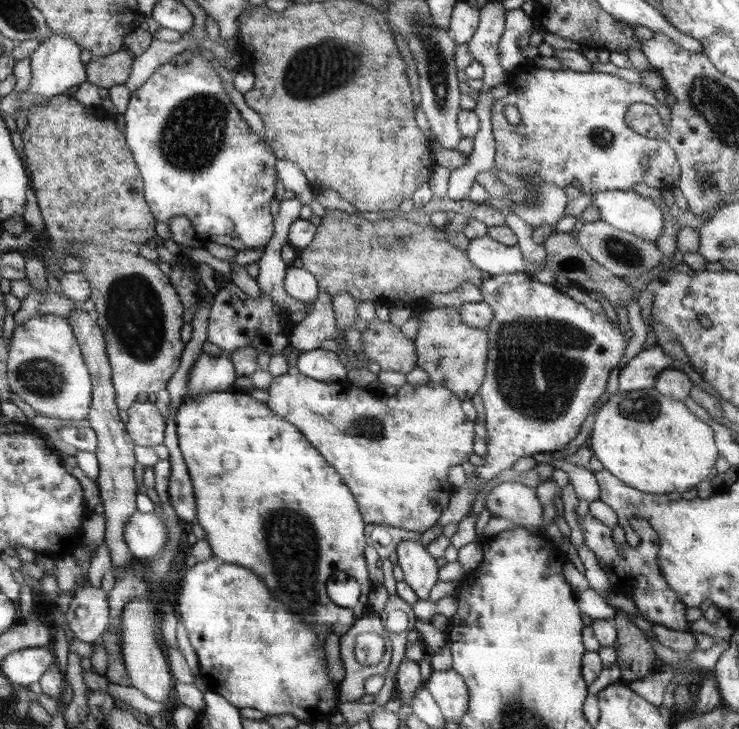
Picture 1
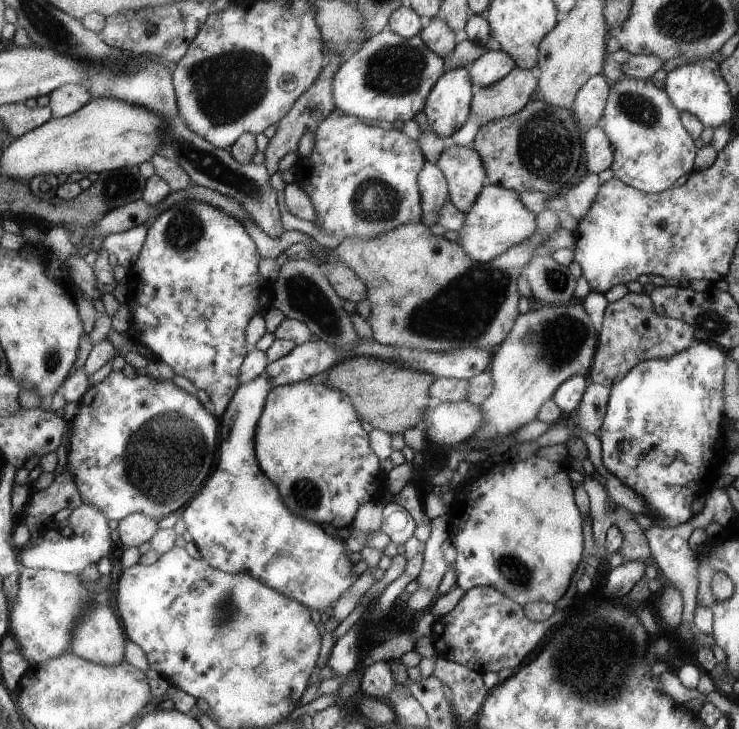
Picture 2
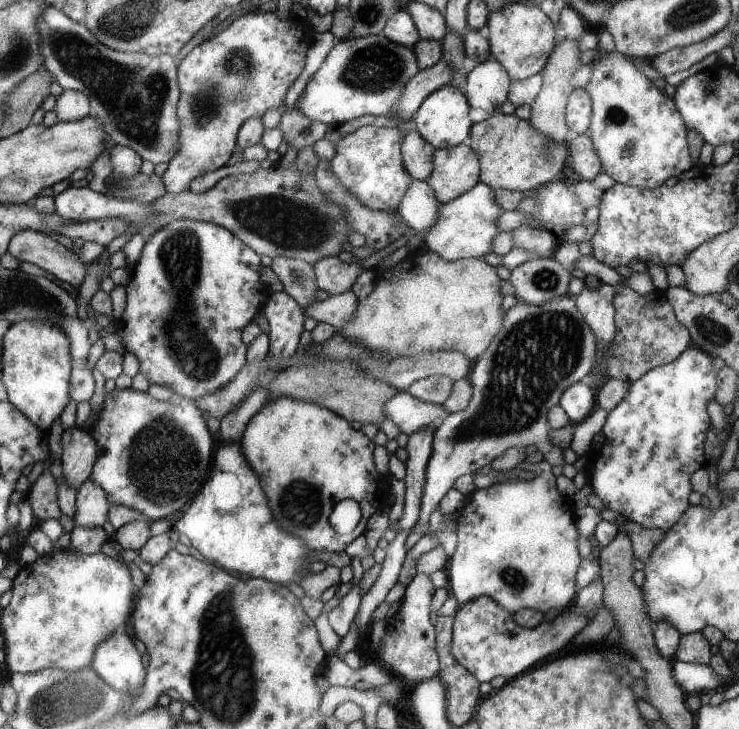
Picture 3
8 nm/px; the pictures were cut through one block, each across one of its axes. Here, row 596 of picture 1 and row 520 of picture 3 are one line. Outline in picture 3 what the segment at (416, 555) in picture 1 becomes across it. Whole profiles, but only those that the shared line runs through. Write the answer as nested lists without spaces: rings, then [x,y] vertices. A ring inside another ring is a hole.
[[[570,294],[554,298],[540,306],[525,305],[522,302],[510,308],[505,313],[505,321],[501,333],[493,339],[492,345],[473,362],[468,376],[472,386],[470,403],[462,412],[448,415],[438,426],[433,436],[433,448],[426,466],[426,482],[422,488],[420,500],[420,515],[416,526],[410,530],[406,540],[408,550],[416,542],[430,532],[429,520],[432,512],[439,507],[439,503],[454,487],[456,480],[462,475],[474,475],[484,466],[491,464],[512,447],[534,446],[544,456],[544,461],[562,466],[566,463],[563,452],[553,446],[549,426],[549,411],[559,405],[561,396],[570,386],[580,382],[596,364],[596,338],[590,326],[586,324],[582,314],[575,304],[576,298]]]

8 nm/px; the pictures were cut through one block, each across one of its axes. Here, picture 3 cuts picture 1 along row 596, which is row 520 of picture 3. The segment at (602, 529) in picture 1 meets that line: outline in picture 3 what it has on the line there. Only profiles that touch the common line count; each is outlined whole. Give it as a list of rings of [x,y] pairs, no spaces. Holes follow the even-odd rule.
[[[694,345],[689,347],[673,362],[649,370],[640,380],[636,380],[630,385],[628,394],[624,396],[624,400],[622,400],[618,407],[610,411],[604,427],[601,429],[602,434],[604,434],[604,437],[607,439],[589,458],[591,464],[594,466],[594,474],[592,474],[592,477],[589,480],[590,486],[593,493],[598,496],[606,508],[612,509],[614,512],[618,512],[618,514],[622,514],[622,516],[626,517],[627,521],[634,522],[635,524],[644,526],[644,528],[648,529],[668,531],[672,526],[677,525],[677,523],[681,521],[682,514],[685,514],[686,510],[689,510],[690,494],[693,494],[694,492],[690,484],[690,478],[692,477],[692,474],[697,473],[698,468],[702,466],[698,460],[694,460],[698,454],[692,454],[692,448],[694,448],[694,446],[698,448],[700,444],[698,444],[698,442],[692,442],[692,440],[702,440],[702,442],[706,440],[706,432],[708,432],[708,428],[710,428],[711,420],[708,418],[706,405],[710,400],[714,399],[716,388],[718,388],[718,378],[716,378],[716,368],[712,366],[712,356],[706,354],[706,352],[700,350],[700,348],[694,348]]]

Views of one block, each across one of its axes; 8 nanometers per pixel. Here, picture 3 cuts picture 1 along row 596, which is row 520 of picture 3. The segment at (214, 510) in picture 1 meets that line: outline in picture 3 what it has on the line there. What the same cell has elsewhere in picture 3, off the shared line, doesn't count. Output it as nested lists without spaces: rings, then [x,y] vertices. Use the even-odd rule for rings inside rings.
[[[278,398],[276,402],[265,404],[259,412],[247,417],[244,435],[239,441],[250,468],[260,480],[266,500],[274,520],[288,532],[296,535],[310,548],[310,551],[342,552],[356,538],[366,531],[366,522],[376,514],[376,494],[378,502],[386,504],[390,495],[389,484],[384,484],[384,476],[374,468],[374,444],[364,432],[356,432],[348,420],[334,414],[332,410],[317,403],[304,402],[296,398]],[[351,499],[360,504],[360,524],[350,535],[340,535],[328,520],[336,502]]]

